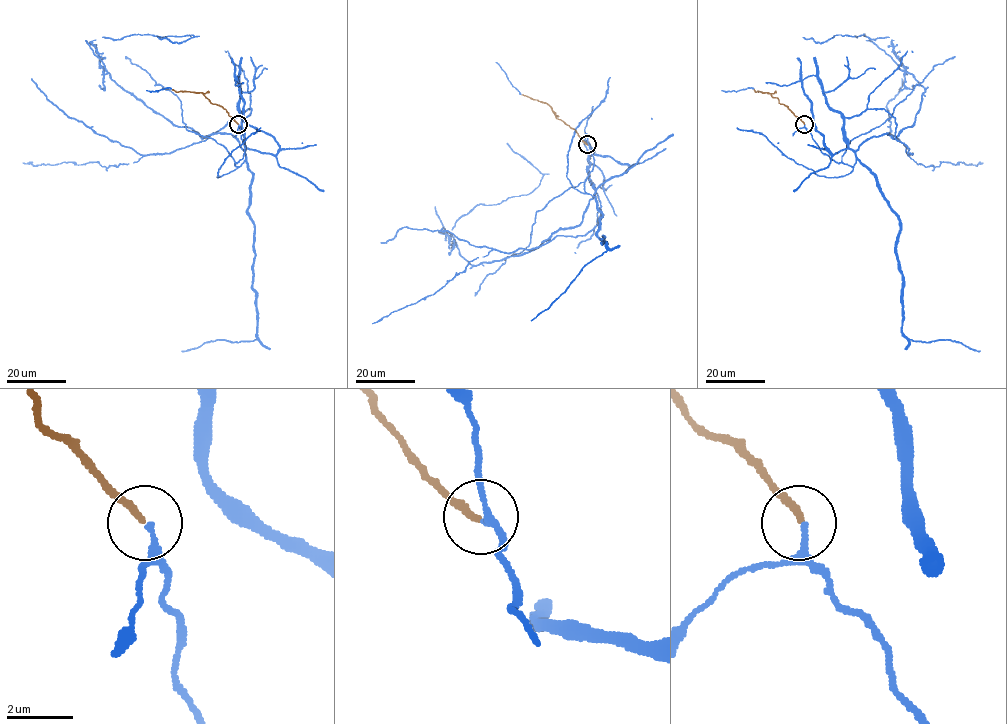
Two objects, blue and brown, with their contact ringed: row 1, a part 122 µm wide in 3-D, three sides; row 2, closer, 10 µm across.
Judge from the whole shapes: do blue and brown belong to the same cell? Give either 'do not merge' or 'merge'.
merge

